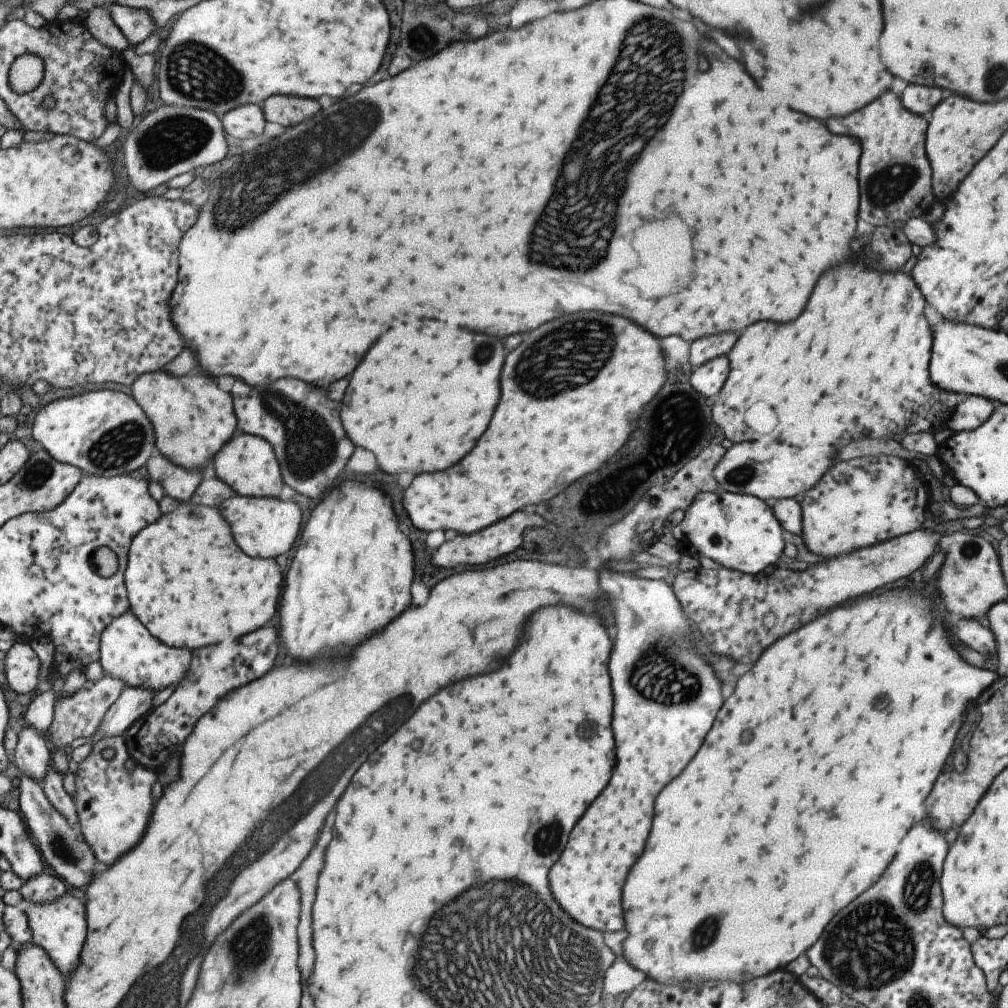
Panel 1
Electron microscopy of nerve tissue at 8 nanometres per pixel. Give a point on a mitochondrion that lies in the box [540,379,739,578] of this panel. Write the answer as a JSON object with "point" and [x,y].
{"point":[656,502]}

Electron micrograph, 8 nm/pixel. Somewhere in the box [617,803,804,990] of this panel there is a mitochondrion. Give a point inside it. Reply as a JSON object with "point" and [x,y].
{"point":[705,932]}

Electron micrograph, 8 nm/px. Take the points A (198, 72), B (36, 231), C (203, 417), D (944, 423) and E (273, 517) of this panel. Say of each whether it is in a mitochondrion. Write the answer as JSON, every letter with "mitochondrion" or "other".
{"A":"mitochondrion","B":"other","C":"other","D":"other","E":"other"}

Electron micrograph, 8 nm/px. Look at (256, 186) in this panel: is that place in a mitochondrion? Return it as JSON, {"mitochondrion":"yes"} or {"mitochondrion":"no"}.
{"mitochondrion":"yes"}

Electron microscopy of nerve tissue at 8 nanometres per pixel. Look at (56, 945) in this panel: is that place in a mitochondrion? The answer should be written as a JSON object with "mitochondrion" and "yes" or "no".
{"mitochondrion":"no"}

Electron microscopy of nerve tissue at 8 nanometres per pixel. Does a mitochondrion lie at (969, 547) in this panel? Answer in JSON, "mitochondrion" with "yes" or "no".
{"mitochondrion":"yes"}

